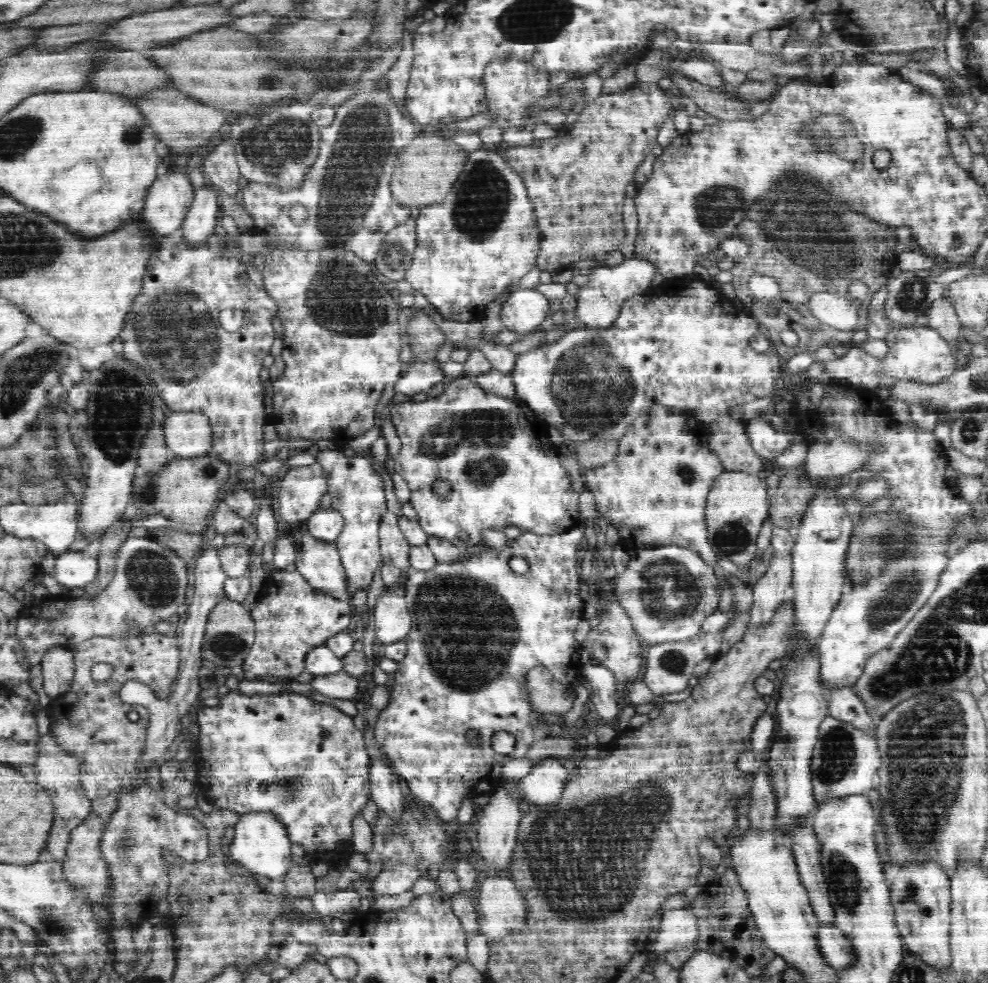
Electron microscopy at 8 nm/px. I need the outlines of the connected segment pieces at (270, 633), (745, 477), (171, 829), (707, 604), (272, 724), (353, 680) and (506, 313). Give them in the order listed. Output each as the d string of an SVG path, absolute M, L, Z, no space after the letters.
M295 568L294 572L286 572L286 569L273 572L270 588L272 590L250 610L255 624L255 641L242 666L250 677L272 675L290 681L305 672L305 659L310 650L324 645L329 638L350 626L354 608L351 602L314 589Z
M724 471L714 480L706 502L706 524L709 541L717 558L727 558L740 568L746 568L757 557L757 538L768 519L768 488L760 476L739 471Z
M140 784L136 788L123 789L118 793L118 808L111 814L110 821L102 830L100 851L108 863L110 875L110 890L108 900L102 902L116 927L128 927L130 932L144 921L150 914L154 914L154 906L169 895L168 861L162 857L162 852L168 850L187 862L200 862L209 854L209 840L206 827L193 816L184 811L174 811L165 805L158 792L153 792L152 787Z
M676 543L643 549L634 556L636 558L630 558L628 570L616 576L616 603L622 604L630 615L641 641L654 646L663 642L685 641L698 634L705 618L717 612L722 596L722 584L714 576L712 566L696 551Z
M223 690L221 695L215 702L209 702L197 713L197 722L199 724L199 736L197 742L198 758L196 762L201 771L210 772L208 776L208 784L210 787L210 796L212 802L221 808L228 808L228 810L236 810L238 814L246 813L272 813L278 822L281 822L287 830L288 838L294 844L299 844L304 848L306 854L310 854L310 860L318 860L326 864L332 864L332 860L340 860L340 854L346 856L346 848L348 848L348 840L352 836L352 818L362 814L364 806L371 799L371 788L369 783L369 770L372 762L368 752L366 752L366 744L364 744L363 733L354 725L353 717L348 716L336 708L330 708L328 704L310 700L310 697L291 692L284 692L282 694L240 694L237 690L229 691Z
M338 672L334 675L315 676L311 680L313 690L330 698L351 700L358 694L358 688L362 683L361 678L349 676L346 672Z
M536 287L511 291L501 308L502 324L519 338L526 336L551 313L550 303Z

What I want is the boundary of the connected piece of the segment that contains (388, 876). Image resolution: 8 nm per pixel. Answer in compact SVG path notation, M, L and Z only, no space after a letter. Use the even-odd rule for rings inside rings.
M396 863L390 868L381 871L378 876L371 882L371 897L360 899L360 906L355 912L366 912L370 910L370 902L377 896L384 894L400 894L410 890L417 878L421 874L416 867L408 863Z

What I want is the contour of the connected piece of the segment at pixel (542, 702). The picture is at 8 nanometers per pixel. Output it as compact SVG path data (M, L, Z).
M544 666L530 670L526 676L526 686L529 689L529 701L538 711L565 714L572 710L575 698L573 686L552 677Z

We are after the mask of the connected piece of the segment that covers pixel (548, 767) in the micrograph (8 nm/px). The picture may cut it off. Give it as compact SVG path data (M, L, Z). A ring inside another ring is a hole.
M557 758L539 761L532 770L519 781L519 788L525 800L537 808L556 805L564 792L570 774L569 765Z

